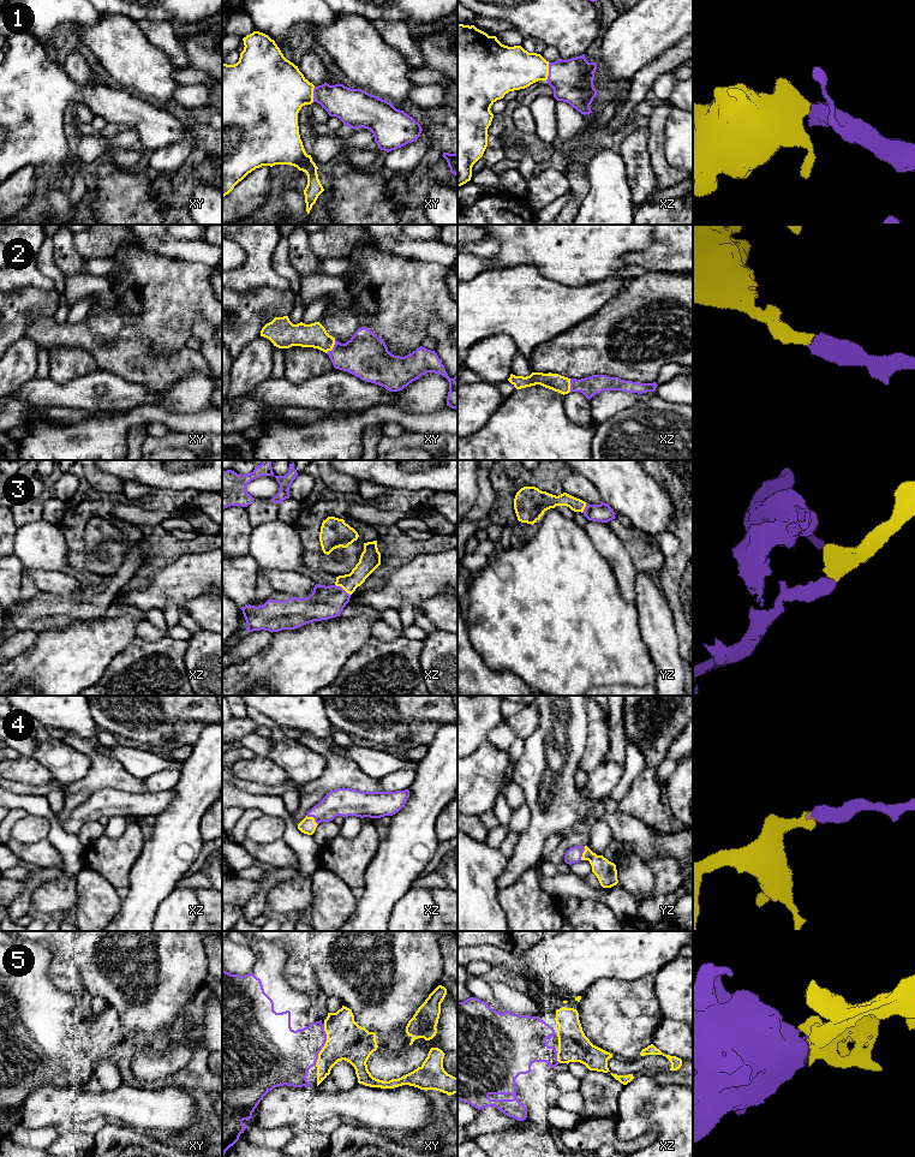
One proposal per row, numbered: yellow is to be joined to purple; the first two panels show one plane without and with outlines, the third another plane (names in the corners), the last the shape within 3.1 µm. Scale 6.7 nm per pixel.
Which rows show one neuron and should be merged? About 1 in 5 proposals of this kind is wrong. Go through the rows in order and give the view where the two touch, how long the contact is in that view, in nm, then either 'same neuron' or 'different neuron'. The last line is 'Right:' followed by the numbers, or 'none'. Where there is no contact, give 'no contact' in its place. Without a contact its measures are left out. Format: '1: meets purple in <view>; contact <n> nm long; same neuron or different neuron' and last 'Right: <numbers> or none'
1: meets purple in xz; contact 120 nm long; same neuron
2: meets purple in xy; contact 110 nm long; same neuron
3: meets purple in xz; contact 130 nm long; same neuron
4: meets purple in xz; contact 100 nm long; same neuron
5: meets purple in xy; contact 260 nm long; same neuron
Right: 1, 2, 3, 4, 5

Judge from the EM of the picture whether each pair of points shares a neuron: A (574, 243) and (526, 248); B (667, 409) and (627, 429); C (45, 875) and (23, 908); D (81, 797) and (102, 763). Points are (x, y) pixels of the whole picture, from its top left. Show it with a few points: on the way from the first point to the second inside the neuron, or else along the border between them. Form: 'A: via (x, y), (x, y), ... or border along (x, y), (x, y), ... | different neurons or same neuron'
A: via (562, 243), (560, 245), (538, 245) | same neuron
B: via (657, 410), (647, 411), (637, 422) | same neuron
C: via (36, 881), (29, 888), (23, 900) | same neuron
D: border along (91, 792), (82, 789), (66, 794) | different neurons

